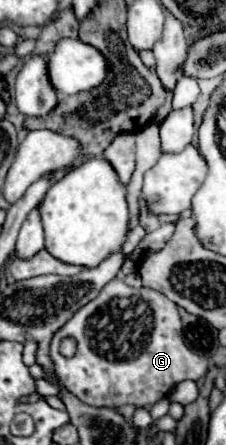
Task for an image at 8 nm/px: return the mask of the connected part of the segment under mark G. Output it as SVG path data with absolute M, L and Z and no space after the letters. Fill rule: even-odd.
M115 277L109 281L99 297L83 305L75 317L63 325L51 339L51 361L55 367L55 373L59 377L59 383L75 393L83 403L95 405L95 407L121 407L121 405L137 405L137 407L149 407L155 401L163 399L179 381L193 379L199 381L209 371L209 361L203 355L193 353L183 343L183 331L181 331L181 317L177 311L177 305L163 297L163 293L155 289L133 289L123 283L121 277ZM71 335L77 339L77 353L71 359L65 359L57 353L57 345L61 337Z

